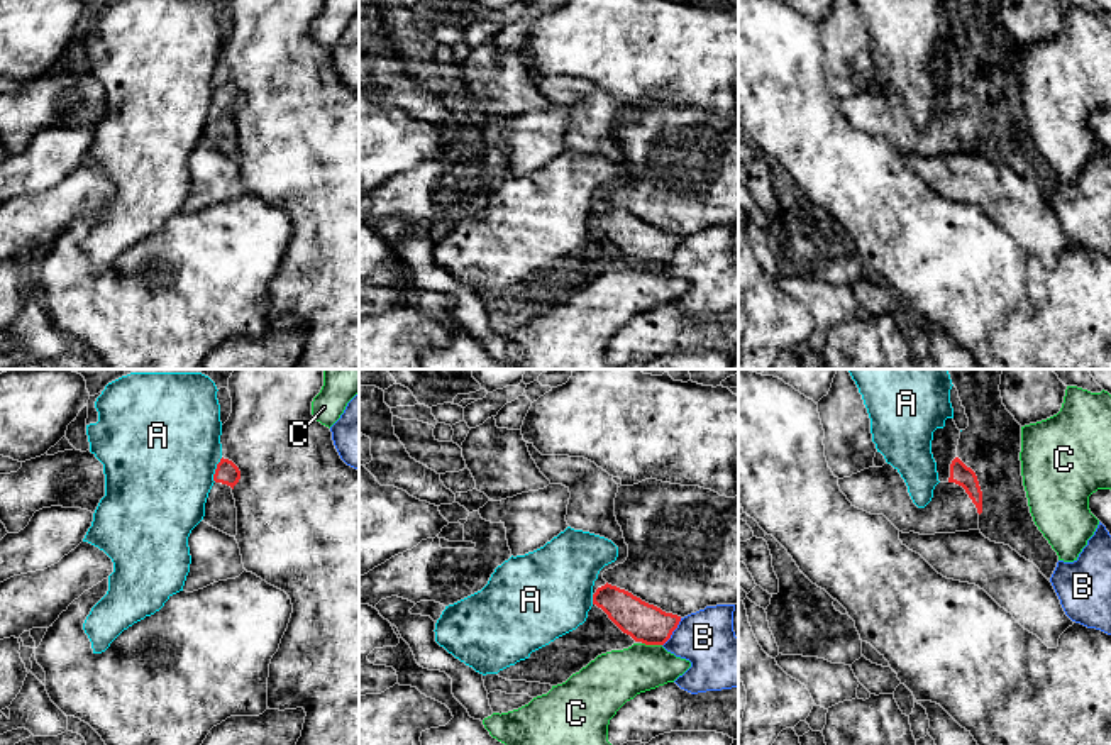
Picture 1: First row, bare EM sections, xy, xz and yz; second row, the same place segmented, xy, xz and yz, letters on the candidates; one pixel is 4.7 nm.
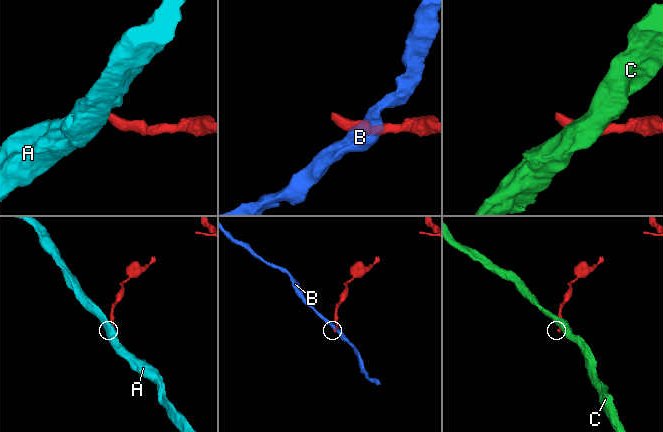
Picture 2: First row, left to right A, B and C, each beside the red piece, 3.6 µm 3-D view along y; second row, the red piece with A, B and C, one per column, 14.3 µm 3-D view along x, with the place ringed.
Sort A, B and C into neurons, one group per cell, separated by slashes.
A / B C

